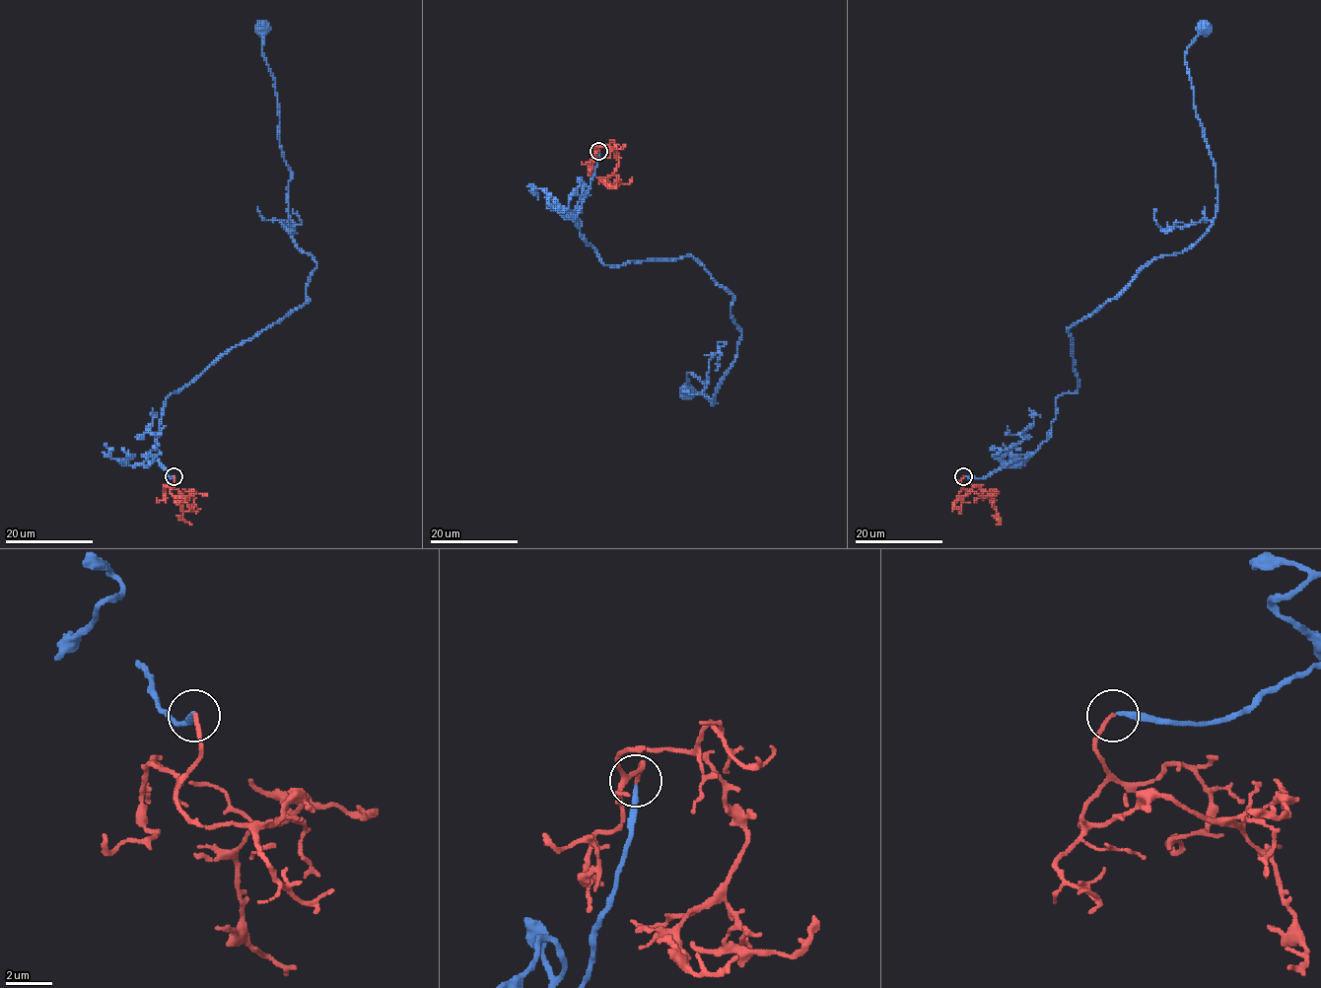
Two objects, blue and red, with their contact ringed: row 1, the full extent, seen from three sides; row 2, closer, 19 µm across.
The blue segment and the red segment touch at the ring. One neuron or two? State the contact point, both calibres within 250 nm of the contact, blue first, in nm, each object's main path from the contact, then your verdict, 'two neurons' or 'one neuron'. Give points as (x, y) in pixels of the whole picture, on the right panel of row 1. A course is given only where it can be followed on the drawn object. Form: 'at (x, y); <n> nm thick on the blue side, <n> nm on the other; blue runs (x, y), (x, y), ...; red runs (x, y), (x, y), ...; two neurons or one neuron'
at (963, 476); 240 nm thick on the blue side, 170 nm on the other; blue runs (964, 475), (1044, 442), (1056, 399), (1077, 390), (1068, 328), (1207, 230), (1216, 170), (1185, 63), (1204, 28); red runs (964, 476), (957, 497), (976, 492), (986, 496), (994, 504), (1000, 520), (997, 524); one neuron

